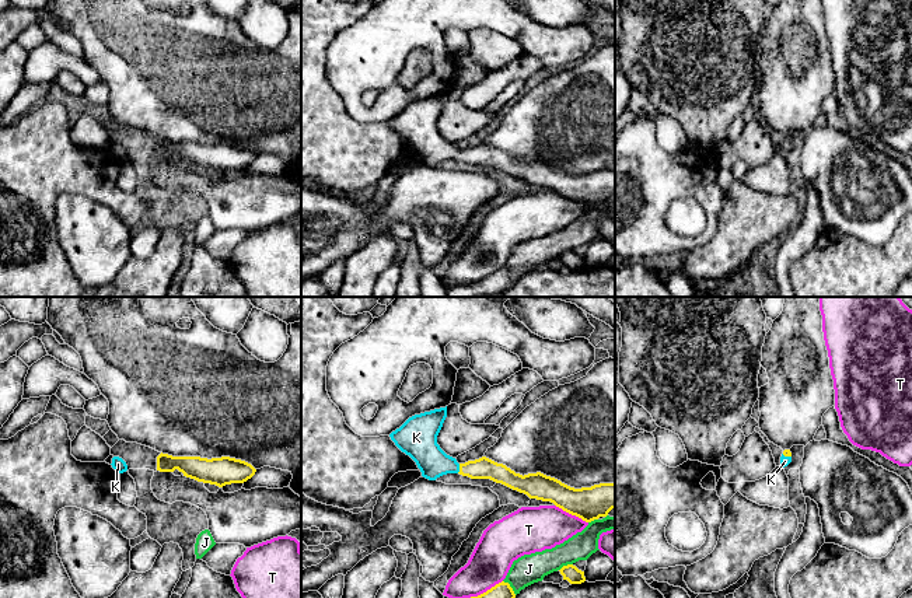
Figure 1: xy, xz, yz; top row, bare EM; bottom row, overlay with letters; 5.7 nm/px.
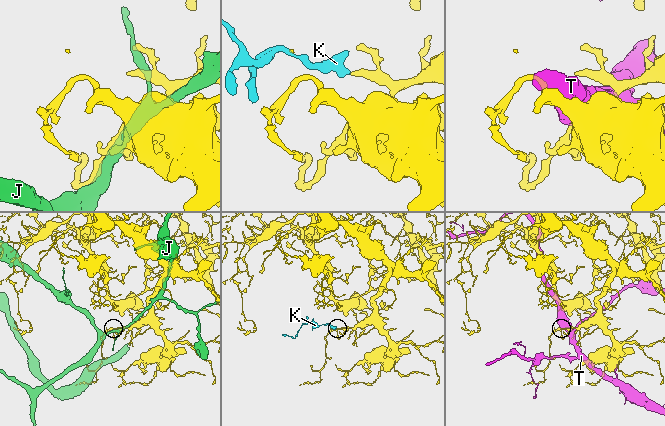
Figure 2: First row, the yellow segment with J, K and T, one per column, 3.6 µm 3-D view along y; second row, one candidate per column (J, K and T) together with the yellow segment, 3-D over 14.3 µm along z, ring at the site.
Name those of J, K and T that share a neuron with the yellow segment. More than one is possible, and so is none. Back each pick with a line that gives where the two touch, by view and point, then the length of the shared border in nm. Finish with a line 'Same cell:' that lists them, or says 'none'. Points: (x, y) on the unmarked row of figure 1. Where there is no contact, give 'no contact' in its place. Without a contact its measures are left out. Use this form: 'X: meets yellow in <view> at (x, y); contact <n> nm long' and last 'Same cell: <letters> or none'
K: meets yellow in xz at (460, 154); contact 60 nm long
Same cell: K

